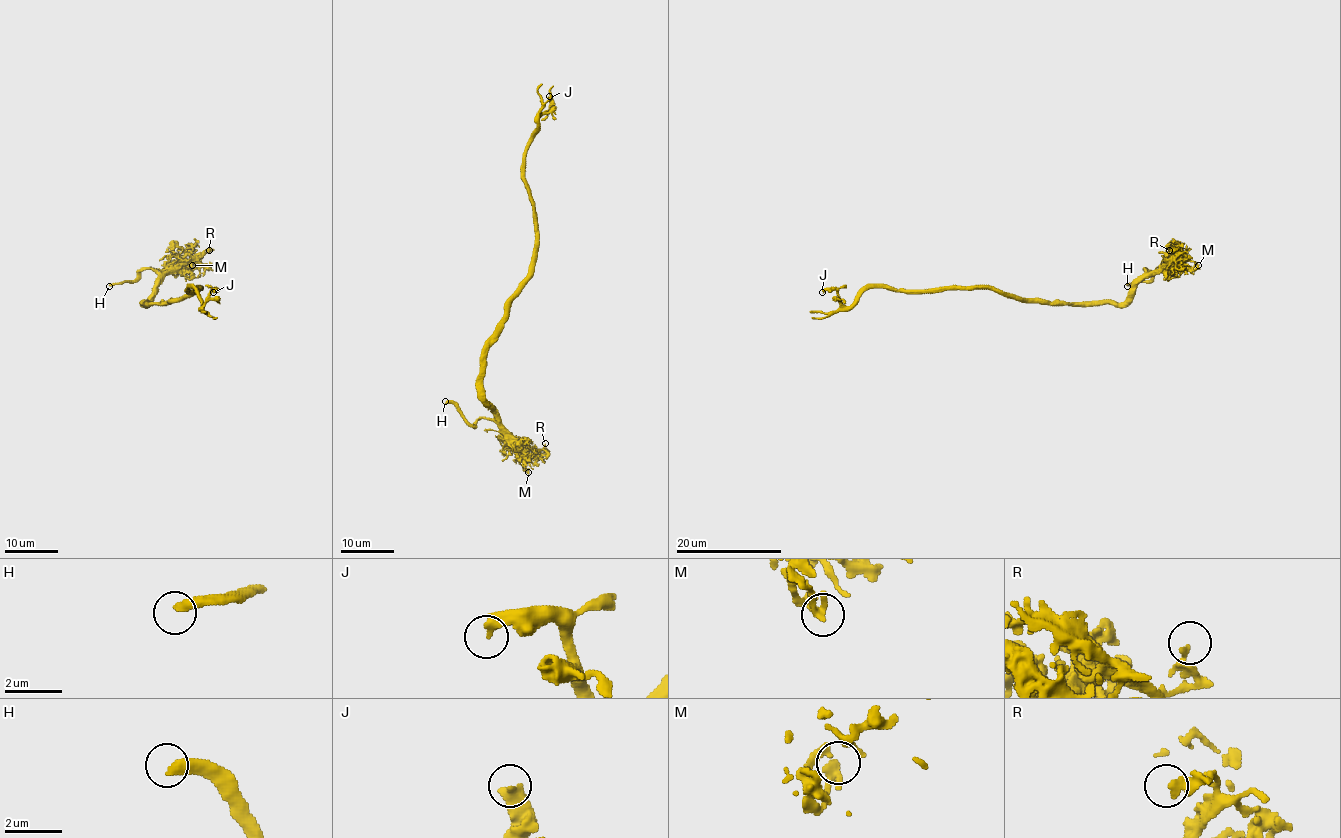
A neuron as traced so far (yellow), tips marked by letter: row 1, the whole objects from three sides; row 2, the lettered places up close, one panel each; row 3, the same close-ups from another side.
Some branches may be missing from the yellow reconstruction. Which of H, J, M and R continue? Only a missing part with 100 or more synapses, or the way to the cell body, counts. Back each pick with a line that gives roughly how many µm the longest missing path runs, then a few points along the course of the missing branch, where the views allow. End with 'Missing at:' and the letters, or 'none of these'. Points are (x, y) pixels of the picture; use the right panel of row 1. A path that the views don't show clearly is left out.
H: 50 µm
Missing at: H

